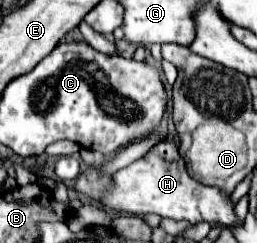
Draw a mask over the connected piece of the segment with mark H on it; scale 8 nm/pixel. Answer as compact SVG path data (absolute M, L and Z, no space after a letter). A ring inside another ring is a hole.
M163 140L155 144L143 158L135 160L129 168L115 172L113 182L99 198L99 204L115 212L129 212L135 216L159 214L161 218L187 220L191 224L197 224L201 220L221 222L225 226L235 224L235 212L229 196L189 176L185 168L185 160L181 158L175 140Z

